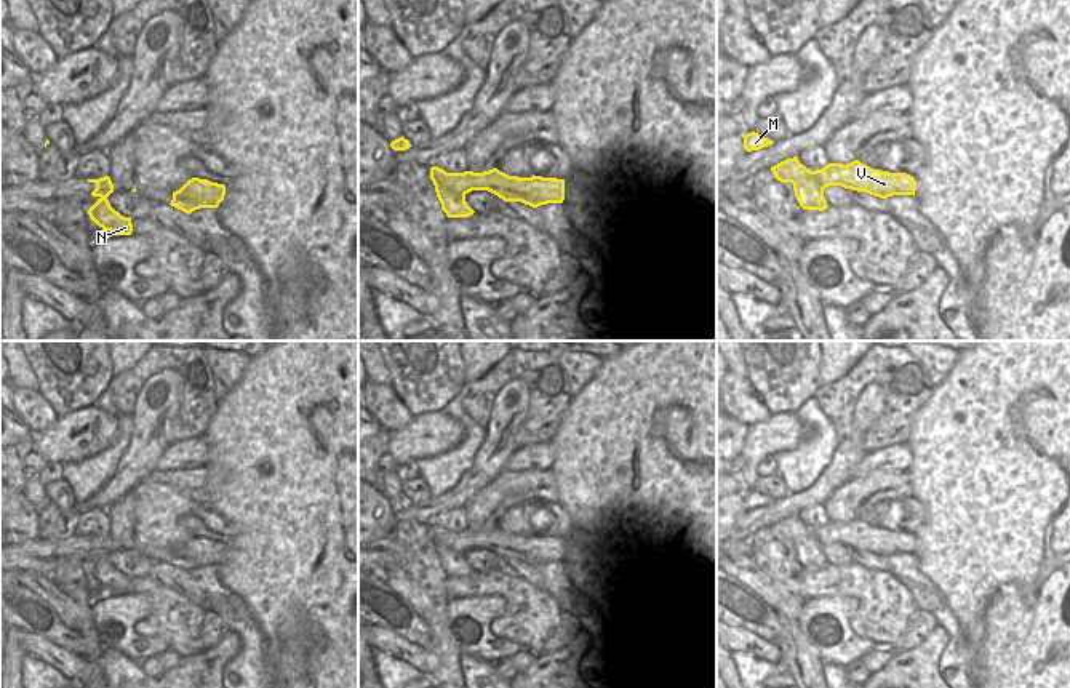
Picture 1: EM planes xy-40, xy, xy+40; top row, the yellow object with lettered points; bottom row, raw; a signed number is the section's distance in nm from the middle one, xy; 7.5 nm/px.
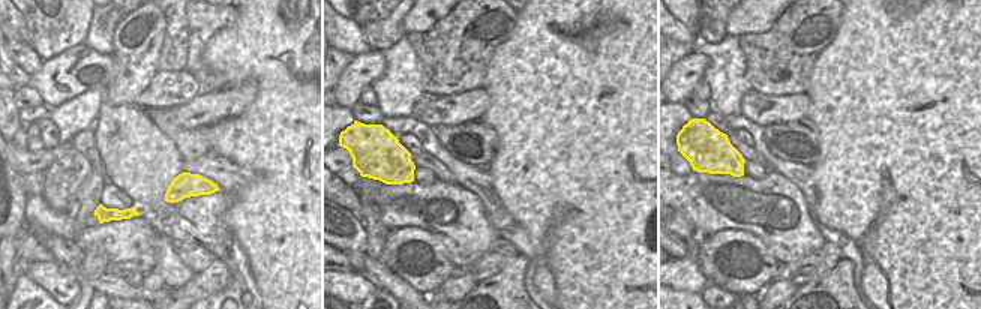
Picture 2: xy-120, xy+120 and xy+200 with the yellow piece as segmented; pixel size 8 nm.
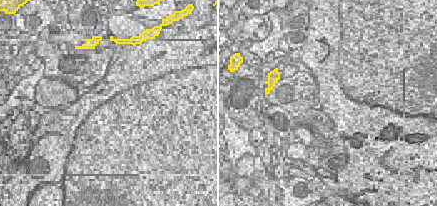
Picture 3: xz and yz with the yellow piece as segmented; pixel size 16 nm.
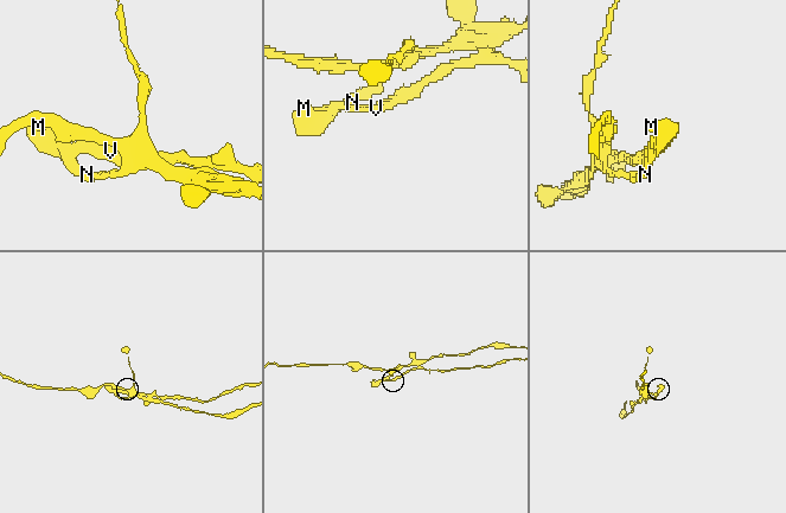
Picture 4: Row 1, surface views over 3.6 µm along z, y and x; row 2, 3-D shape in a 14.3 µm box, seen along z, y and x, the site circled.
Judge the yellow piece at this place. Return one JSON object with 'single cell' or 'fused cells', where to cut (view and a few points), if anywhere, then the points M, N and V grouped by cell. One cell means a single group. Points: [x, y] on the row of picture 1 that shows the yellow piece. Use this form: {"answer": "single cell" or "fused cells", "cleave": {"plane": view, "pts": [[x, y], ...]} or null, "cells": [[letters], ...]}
{"answer": "fused cells", "cleave": {"plane": "xy", "pts": [[435, 186], [442, 184], [464, 196]]}, "cells": [["M", "N"], ["V"]]}

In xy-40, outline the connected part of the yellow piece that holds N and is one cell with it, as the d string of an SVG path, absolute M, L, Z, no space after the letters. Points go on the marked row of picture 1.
M107 197L98 198L88 210L88 214L102 230L110 230L114 235L131 235L133 232L131 218L125 218L115 211Z

